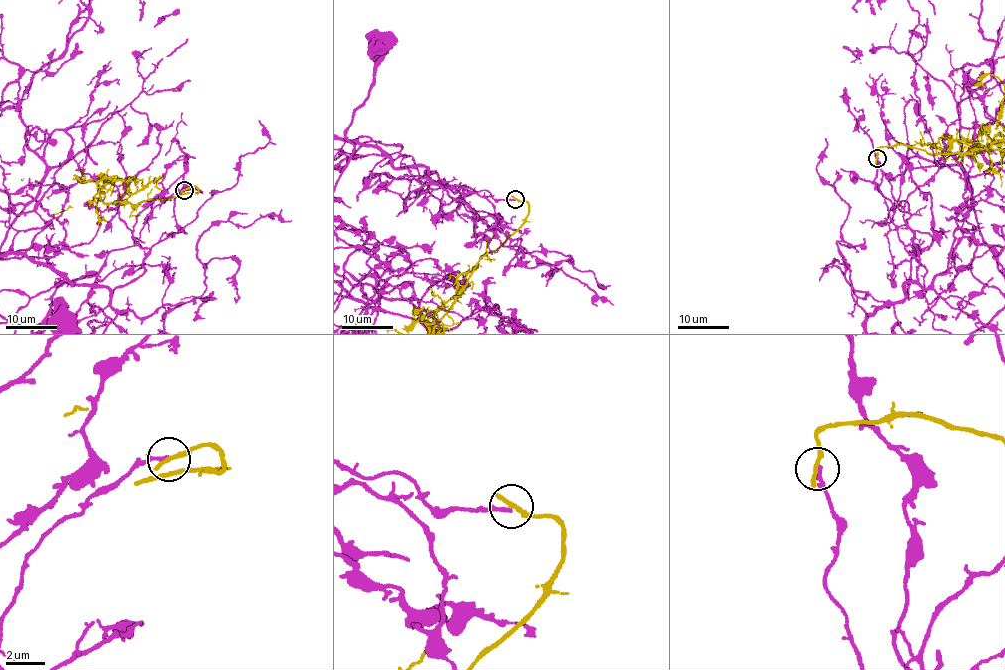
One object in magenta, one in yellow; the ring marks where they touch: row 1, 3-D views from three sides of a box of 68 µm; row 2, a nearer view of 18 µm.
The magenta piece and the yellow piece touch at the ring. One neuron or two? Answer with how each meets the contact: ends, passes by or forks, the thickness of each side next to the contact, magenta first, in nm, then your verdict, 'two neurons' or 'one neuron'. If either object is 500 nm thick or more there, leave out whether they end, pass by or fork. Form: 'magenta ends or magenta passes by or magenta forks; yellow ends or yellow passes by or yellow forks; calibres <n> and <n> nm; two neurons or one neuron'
magenta ends; yellow ends; calibres 200 and 300 nm; two neurons

